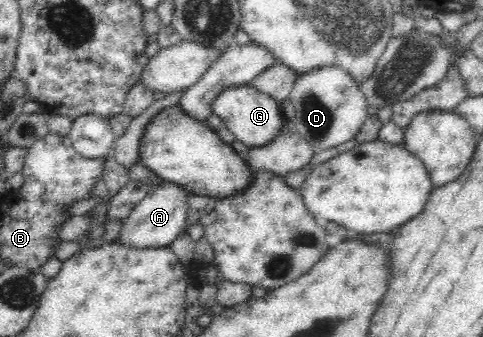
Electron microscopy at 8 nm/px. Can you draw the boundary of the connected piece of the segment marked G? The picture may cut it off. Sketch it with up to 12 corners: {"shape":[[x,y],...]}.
{"shape":[[250,84],[211,102],[250,148],[271,142],[287,121],[280,102]]}

